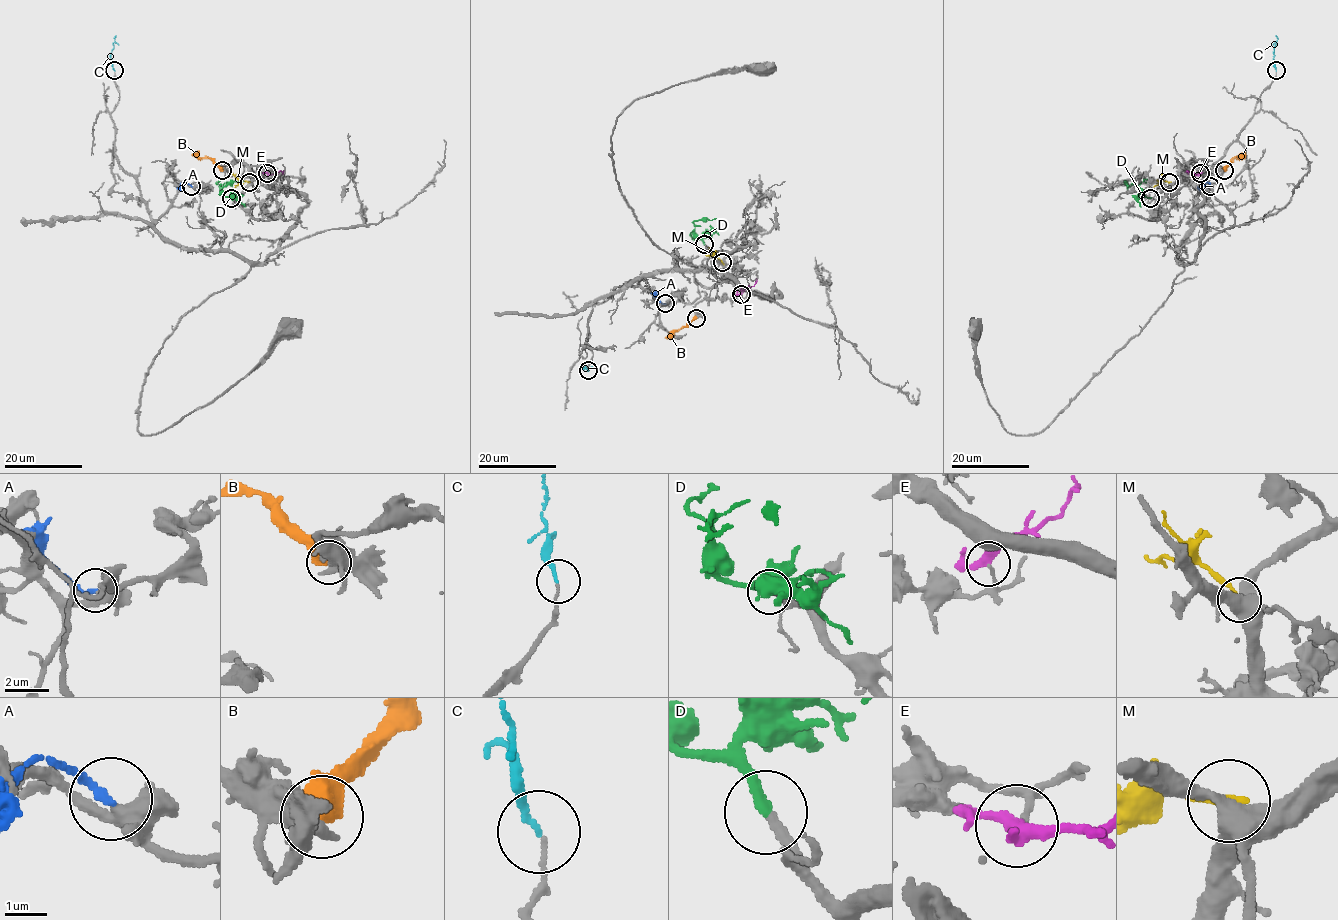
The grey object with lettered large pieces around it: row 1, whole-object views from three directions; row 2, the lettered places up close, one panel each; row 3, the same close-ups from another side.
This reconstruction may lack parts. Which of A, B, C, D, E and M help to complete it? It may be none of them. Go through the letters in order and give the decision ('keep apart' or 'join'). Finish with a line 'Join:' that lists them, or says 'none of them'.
A: keep apart
B: keep apart
C: join
D: join
E: keep apart
M: keep apart
Join: C, D

